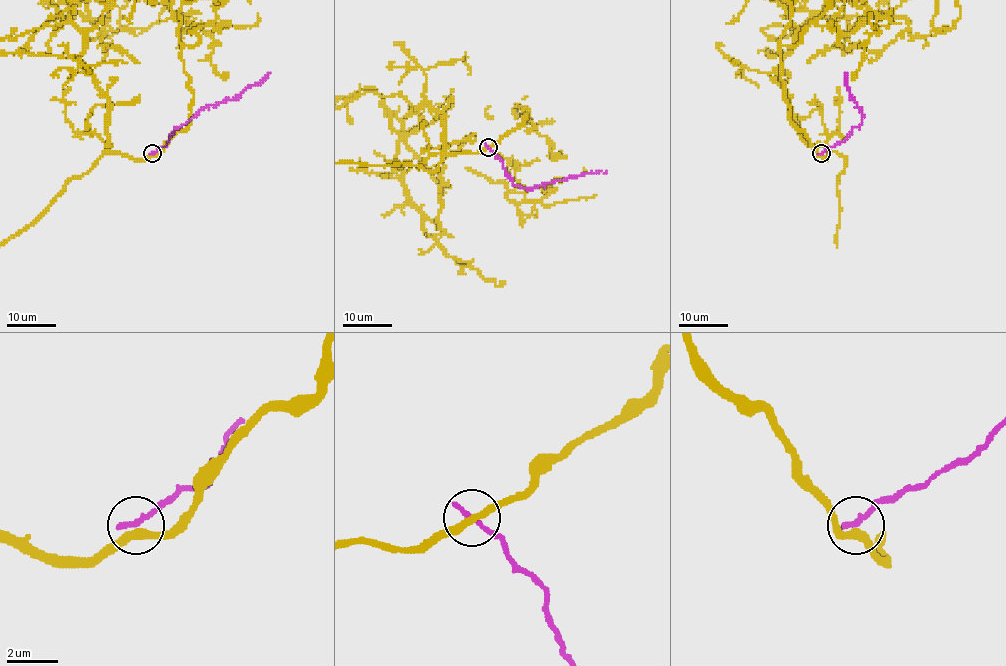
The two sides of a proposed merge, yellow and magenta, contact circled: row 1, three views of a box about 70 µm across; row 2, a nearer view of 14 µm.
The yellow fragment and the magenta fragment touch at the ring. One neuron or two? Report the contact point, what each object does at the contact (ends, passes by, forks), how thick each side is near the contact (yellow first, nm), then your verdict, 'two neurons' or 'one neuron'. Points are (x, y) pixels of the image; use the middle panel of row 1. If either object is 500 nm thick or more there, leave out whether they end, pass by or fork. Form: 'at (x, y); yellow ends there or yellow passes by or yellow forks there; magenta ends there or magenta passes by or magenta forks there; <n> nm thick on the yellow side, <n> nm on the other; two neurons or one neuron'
at (488, 147); yellow passes by; magenta ends there; 300 nm thick on the yellow side, 260 nm on the other; two neurons

